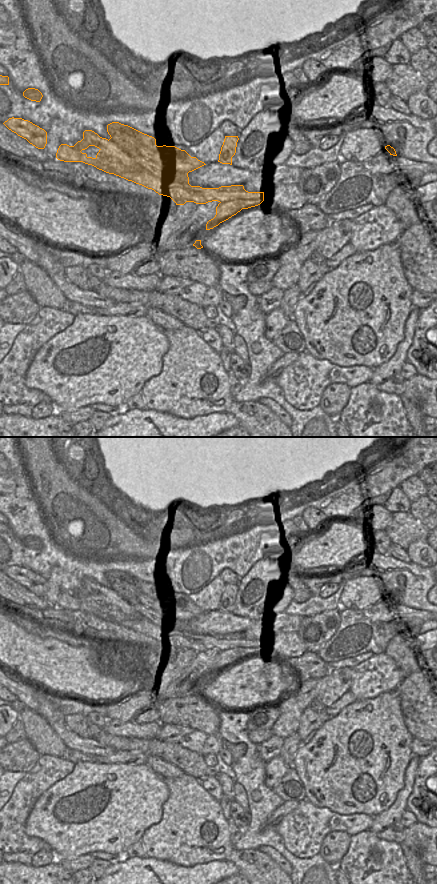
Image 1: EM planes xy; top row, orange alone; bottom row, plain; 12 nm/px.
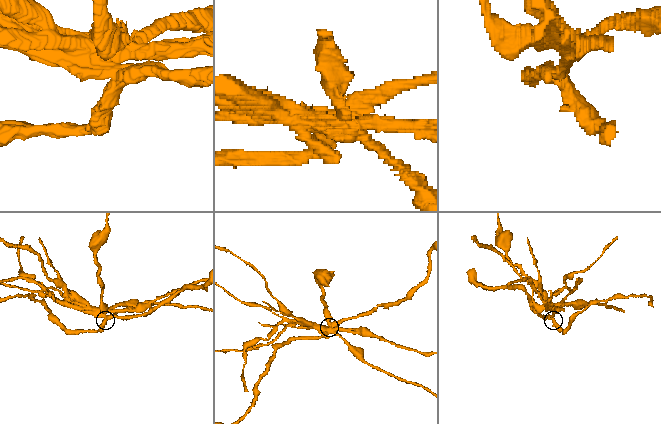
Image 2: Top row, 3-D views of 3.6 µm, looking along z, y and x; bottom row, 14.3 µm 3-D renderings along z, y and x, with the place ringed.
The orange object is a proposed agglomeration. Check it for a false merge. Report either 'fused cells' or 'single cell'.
fused cells

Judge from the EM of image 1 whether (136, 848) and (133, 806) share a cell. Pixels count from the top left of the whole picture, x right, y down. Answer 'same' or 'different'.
different

